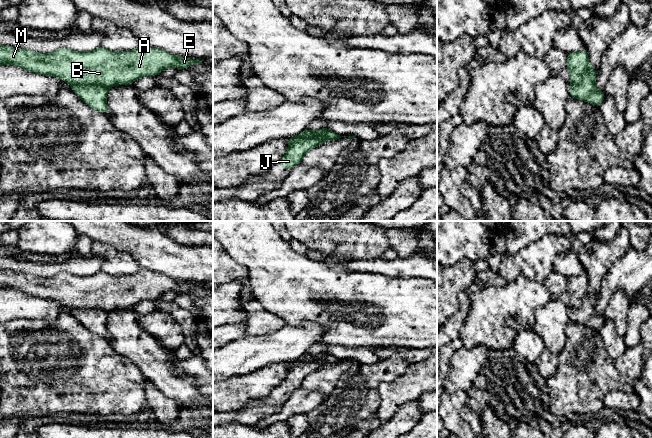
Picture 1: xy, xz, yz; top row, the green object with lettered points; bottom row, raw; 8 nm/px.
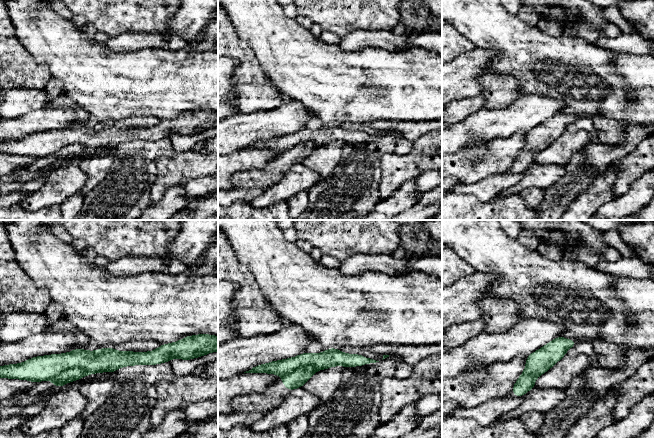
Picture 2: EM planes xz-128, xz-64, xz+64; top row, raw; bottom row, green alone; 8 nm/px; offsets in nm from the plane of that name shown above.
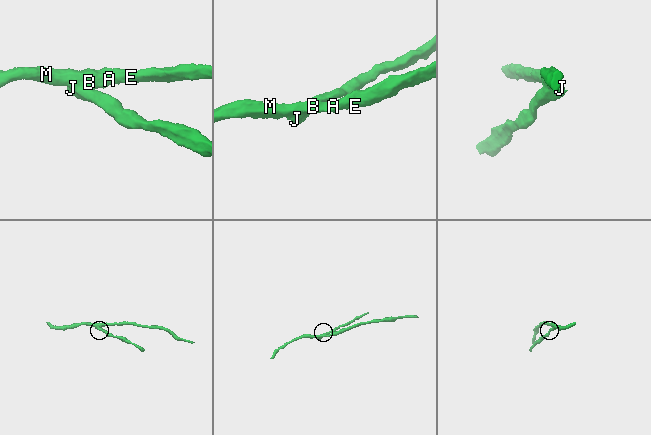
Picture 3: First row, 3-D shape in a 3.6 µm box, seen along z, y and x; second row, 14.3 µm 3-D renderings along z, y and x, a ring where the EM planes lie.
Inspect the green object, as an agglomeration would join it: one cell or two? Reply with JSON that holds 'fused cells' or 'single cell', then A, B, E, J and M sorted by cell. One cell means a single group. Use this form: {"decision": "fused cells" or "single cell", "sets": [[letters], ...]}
{"decision": "fused cells", "sets": [["A", "B", "E", "M"], ["J"]]}

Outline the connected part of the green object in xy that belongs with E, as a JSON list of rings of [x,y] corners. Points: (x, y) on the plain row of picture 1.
[[[143,268],[126,276],[113,276],[100,270],[88,276],[61,272],[52,277],[0,269],[0,289],[6,288],[55,300],[72,309],[92,308],[110,312],[130,309],[140,301],[154,301],[169,291],[183,294],[190,289],[203,287]]]

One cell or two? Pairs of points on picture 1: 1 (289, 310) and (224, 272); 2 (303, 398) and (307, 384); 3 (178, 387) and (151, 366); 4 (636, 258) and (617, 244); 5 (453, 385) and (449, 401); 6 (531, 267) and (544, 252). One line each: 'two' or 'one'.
1: two
2: two
3: one
4: two
5: two
6: one

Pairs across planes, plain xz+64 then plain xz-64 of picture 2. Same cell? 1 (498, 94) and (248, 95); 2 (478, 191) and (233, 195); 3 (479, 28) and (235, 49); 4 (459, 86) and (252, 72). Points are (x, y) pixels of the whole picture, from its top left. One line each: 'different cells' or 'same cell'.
1: same cell
2: same cell
3: different cells
4: different cells

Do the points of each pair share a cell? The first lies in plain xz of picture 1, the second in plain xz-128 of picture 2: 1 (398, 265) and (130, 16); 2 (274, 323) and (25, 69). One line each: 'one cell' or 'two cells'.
1: two cells
2: two cells

